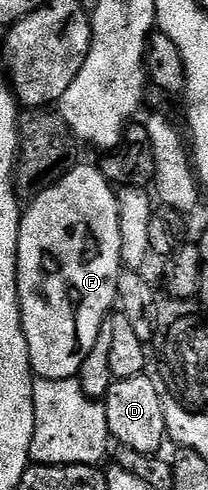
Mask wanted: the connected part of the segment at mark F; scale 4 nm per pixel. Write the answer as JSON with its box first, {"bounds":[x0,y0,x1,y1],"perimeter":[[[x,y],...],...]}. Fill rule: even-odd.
{"bounds":[16,163,122,378],"perimeter":[[[78,163],[52,189],[42,191],[23,210],[16,256],[16,286],[20,296],[20,318],[30,351],[30,363],[37,378],[75,378],[90,354],[99,328],[117,304],[116,284],[122,271],[117,190],[100,174],[95,164]]]}

